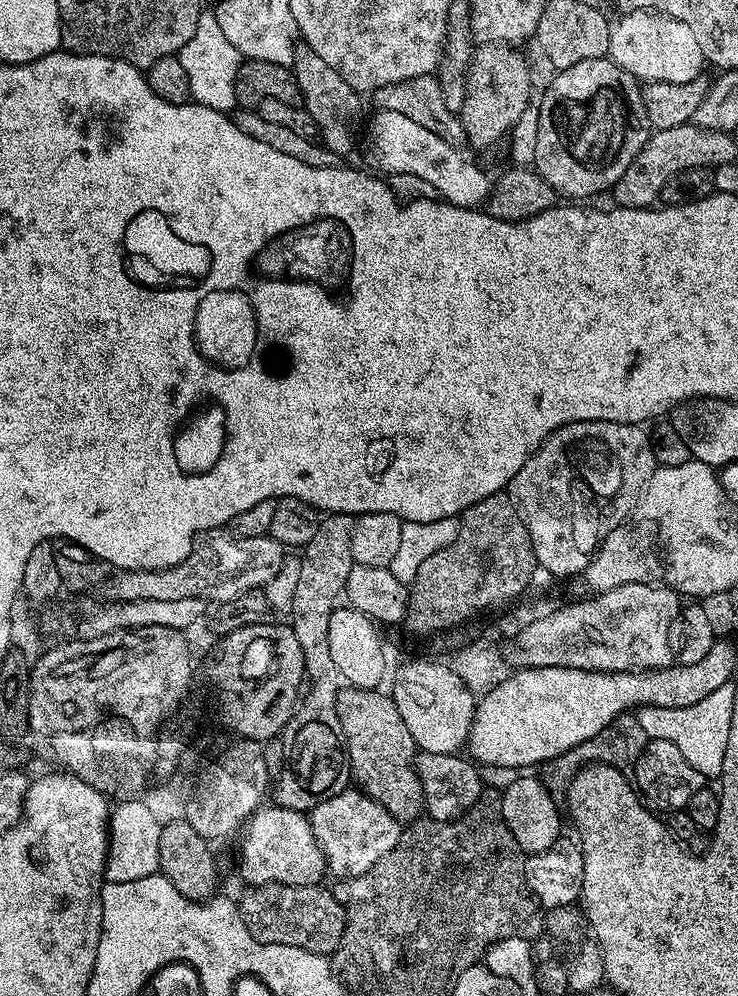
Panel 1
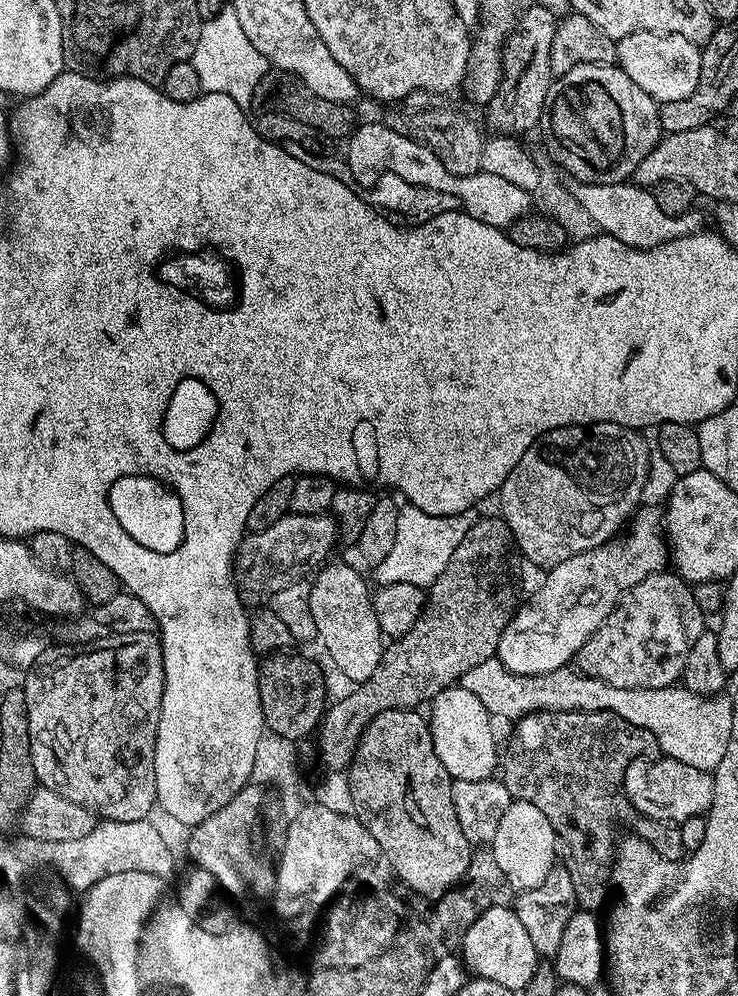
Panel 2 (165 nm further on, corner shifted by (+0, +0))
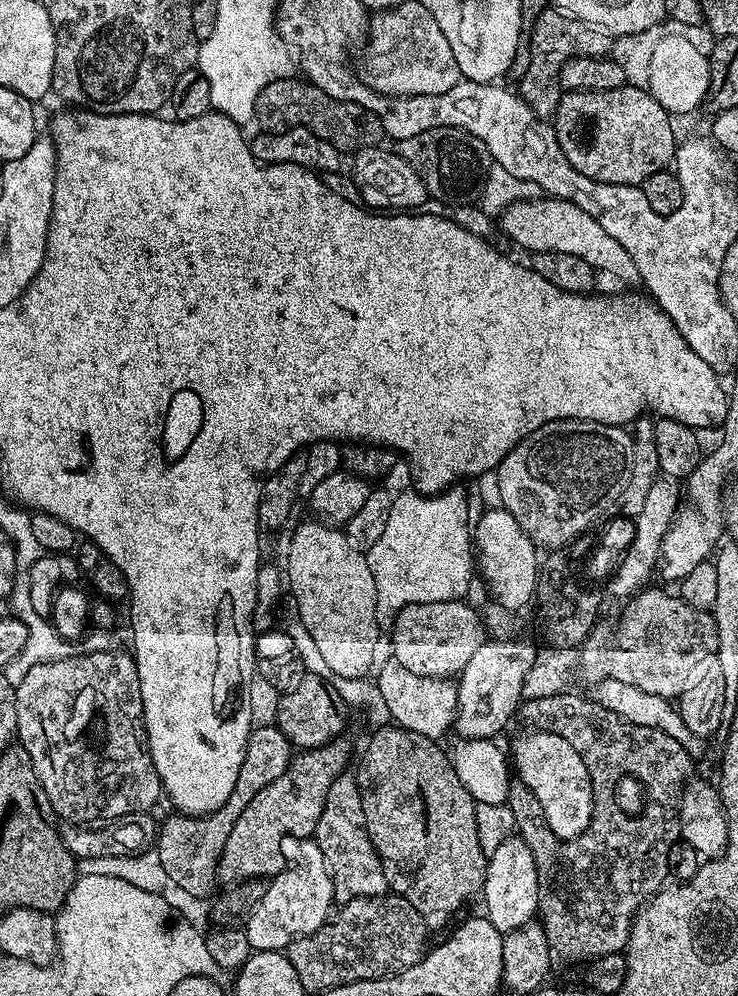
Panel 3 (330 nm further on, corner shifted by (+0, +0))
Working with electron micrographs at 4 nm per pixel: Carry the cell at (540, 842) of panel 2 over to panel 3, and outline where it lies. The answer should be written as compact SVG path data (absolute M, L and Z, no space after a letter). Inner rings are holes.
M513 834L502 842L498 850L488 856L488 869L482 889L486 918L496 927L497 933L507 934L524 924L533 923L540 906L540 883L534 854L527 839Z

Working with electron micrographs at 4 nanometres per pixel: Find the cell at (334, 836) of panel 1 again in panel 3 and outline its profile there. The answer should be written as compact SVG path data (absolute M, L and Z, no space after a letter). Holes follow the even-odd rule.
M308 864L300 869L289 866L277 876L271 877L262 902L254 910L246 925L249 946L257 952L279 952L299 936L317 932L329 919L328 911L334 905L334 885L332 873L327 870L312 872Z

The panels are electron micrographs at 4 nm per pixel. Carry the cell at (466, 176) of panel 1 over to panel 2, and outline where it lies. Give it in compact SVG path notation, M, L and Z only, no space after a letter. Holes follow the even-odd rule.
M383 121L363 124L361 123L347 139L348 148L344 153L344 159L350 166L351 176L357 185L372 188L380 176L387 172L394 173L401 181L410 182L411 185L424 185L428 189L454 194L460 200L463 211L495 228L505 229L531 211L531 193L503 180L503 177L482 171L470 175L452 174L425 144L398 134Z

